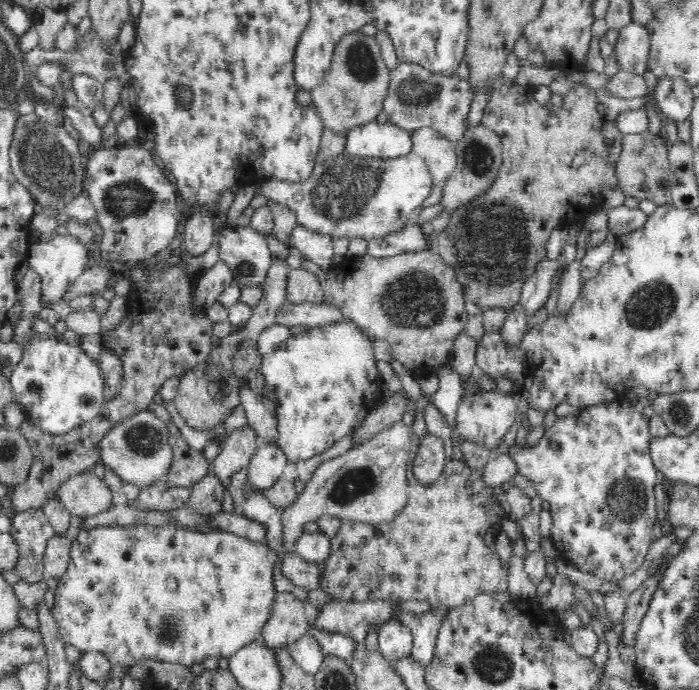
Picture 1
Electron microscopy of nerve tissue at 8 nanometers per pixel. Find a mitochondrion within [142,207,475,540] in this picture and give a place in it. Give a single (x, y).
(416, 300)

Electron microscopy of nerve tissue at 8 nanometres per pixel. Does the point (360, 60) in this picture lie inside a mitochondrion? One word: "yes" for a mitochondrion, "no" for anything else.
yes

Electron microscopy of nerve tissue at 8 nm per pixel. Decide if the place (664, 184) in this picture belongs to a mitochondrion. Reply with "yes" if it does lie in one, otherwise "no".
no

